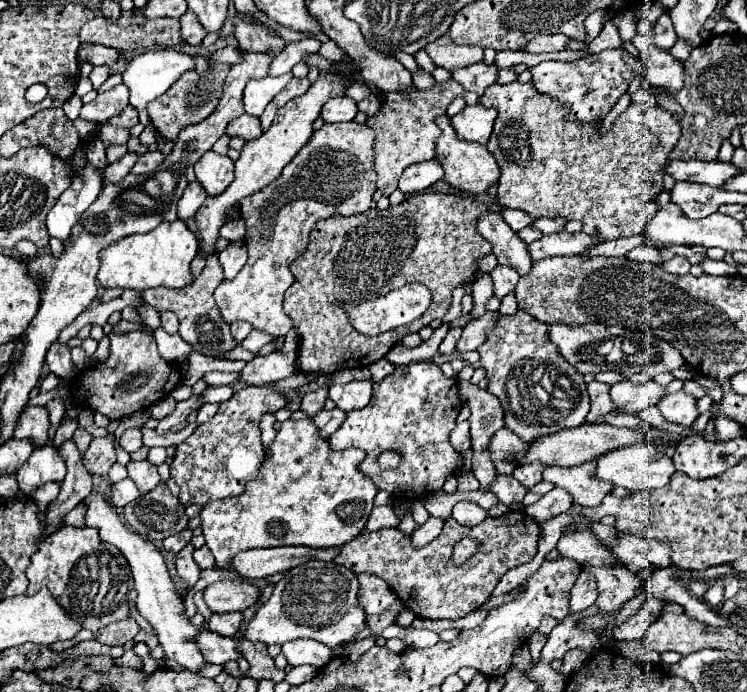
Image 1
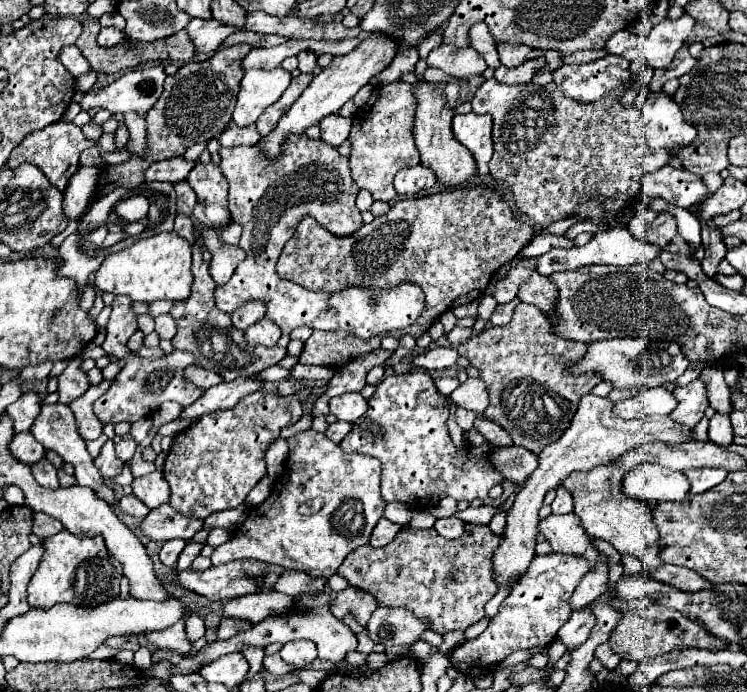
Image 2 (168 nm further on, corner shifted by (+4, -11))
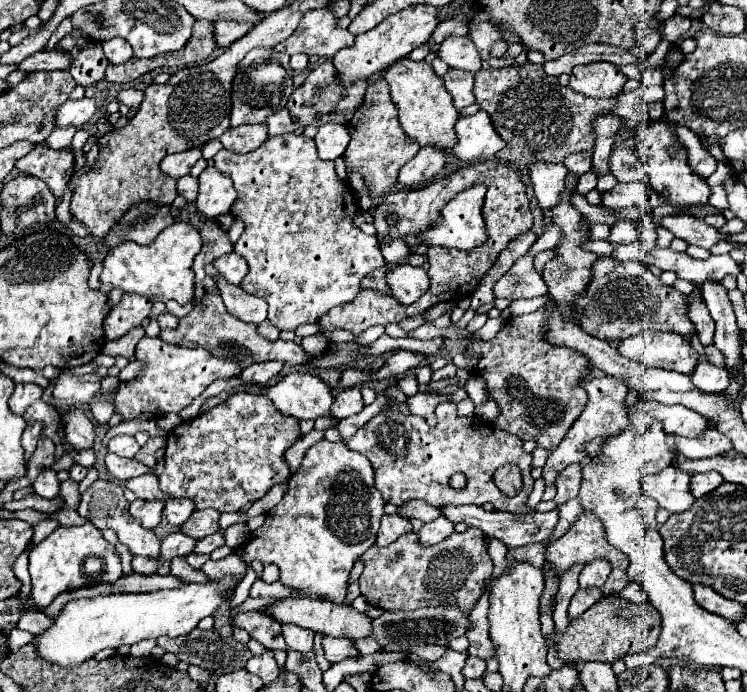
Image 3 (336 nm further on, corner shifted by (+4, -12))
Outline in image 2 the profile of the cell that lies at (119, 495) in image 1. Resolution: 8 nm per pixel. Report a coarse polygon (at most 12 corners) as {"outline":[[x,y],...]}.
{"outline":[[123,495],[119,509],[139,519],[149,513],[135,495]]}

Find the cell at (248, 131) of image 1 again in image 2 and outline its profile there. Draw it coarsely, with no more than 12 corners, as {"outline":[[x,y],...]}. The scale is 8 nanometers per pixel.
{"outline":[[255,125],[227,127],[219,135],[223,147],[255,145],[261,135]]}

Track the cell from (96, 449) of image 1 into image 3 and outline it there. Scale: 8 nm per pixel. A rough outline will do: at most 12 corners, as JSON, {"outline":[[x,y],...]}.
{"outline":[[107,454],[107,470],[119,480],[149,472],[147,464]]}

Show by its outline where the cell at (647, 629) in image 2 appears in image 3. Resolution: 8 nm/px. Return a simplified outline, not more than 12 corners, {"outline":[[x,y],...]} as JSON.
{"outline":[[603,596],[549,638],[565,662],[613,662],[655,644],[651,604]]}

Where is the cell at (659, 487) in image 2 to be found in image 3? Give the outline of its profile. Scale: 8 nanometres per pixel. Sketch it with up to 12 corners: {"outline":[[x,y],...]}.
{"outline":[[667,466],[641,492],[679,514],[695,502],[689,472]]}

